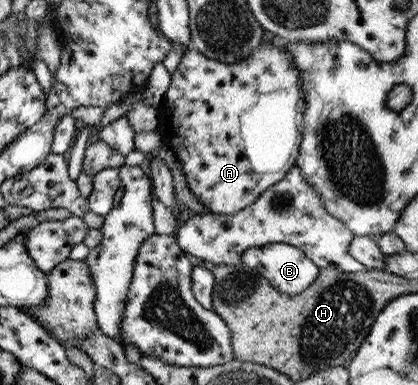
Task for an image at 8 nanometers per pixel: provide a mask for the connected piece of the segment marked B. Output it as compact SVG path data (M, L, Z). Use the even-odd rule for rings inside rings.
M270 243L248 247L240 253L240 260L242 265L262 276L276 291L290 295L304 291L318 277L318 266L299 248L290 244Z

